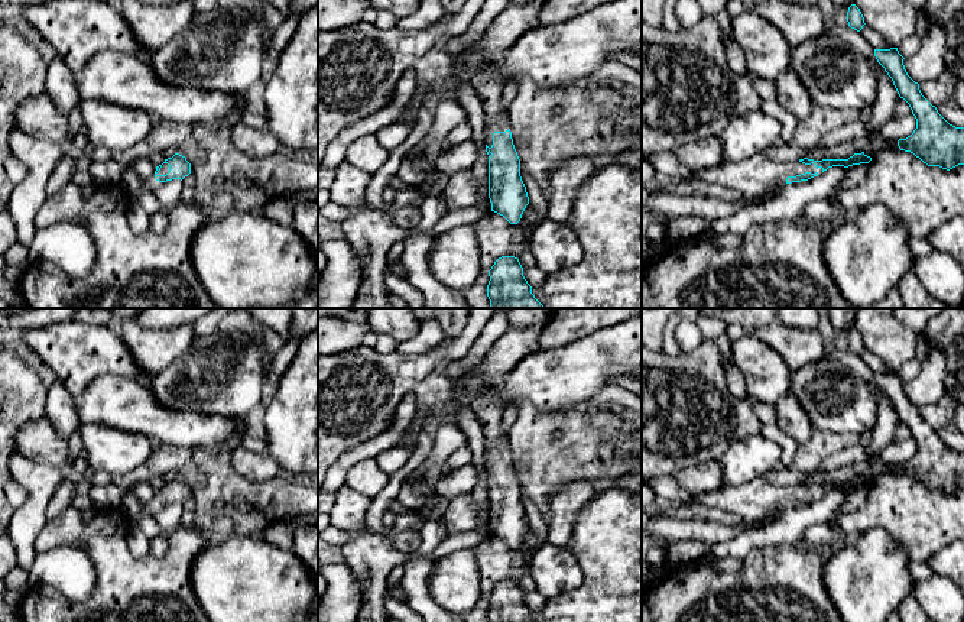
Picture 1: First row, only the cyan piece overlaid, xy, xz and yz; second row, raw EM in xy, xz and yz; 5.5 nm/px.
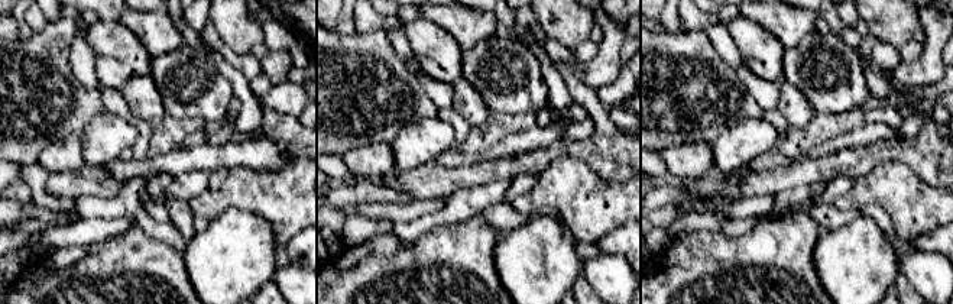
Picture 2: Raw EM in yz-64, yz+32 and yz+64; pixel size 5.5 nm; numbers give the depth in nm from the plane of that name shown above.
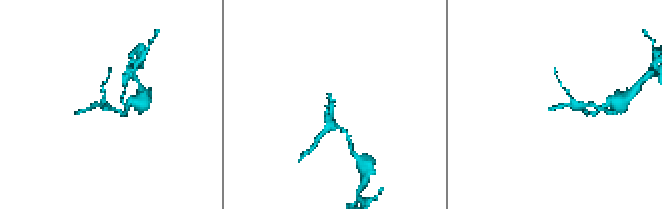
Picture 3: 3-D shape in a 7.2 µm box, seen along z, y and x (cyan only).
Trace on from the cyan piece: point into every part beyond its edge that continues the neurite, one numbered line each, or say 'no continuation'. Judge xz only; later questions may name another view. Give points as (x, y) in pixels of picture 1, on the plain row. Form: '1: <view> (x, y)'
1: xz (489, 412)

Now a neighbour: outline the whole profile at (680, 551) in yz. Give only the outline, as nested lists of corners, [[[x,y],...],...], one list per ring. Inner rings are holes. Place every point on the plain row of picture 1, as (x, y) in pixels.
[[[669,540],[666,553],[666,568],[675,570],[698,560],[707,550],[707,545],[697,540]]]

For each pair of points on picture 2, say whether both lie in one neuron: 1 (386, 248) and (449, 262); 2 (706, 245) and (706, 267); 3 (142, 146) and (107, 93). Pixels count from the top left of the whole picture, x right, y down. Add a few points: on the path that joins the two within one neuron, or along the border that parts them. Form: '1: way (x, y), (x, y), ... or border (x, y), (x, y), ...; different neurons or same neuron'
1: way (402, 262), (433, 262); same neuron
2: way (706, 251), (706, 261); same neuron
3: way (142, 133), (142, 128), (119, 106); same neuron

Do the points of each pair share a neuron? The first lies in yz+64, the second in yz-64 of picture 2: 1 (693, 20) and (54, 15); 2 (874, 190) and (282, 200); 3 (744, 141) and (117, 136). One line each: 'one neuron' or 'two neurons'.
1: two neurons
2: one neuron
3: one neuron

